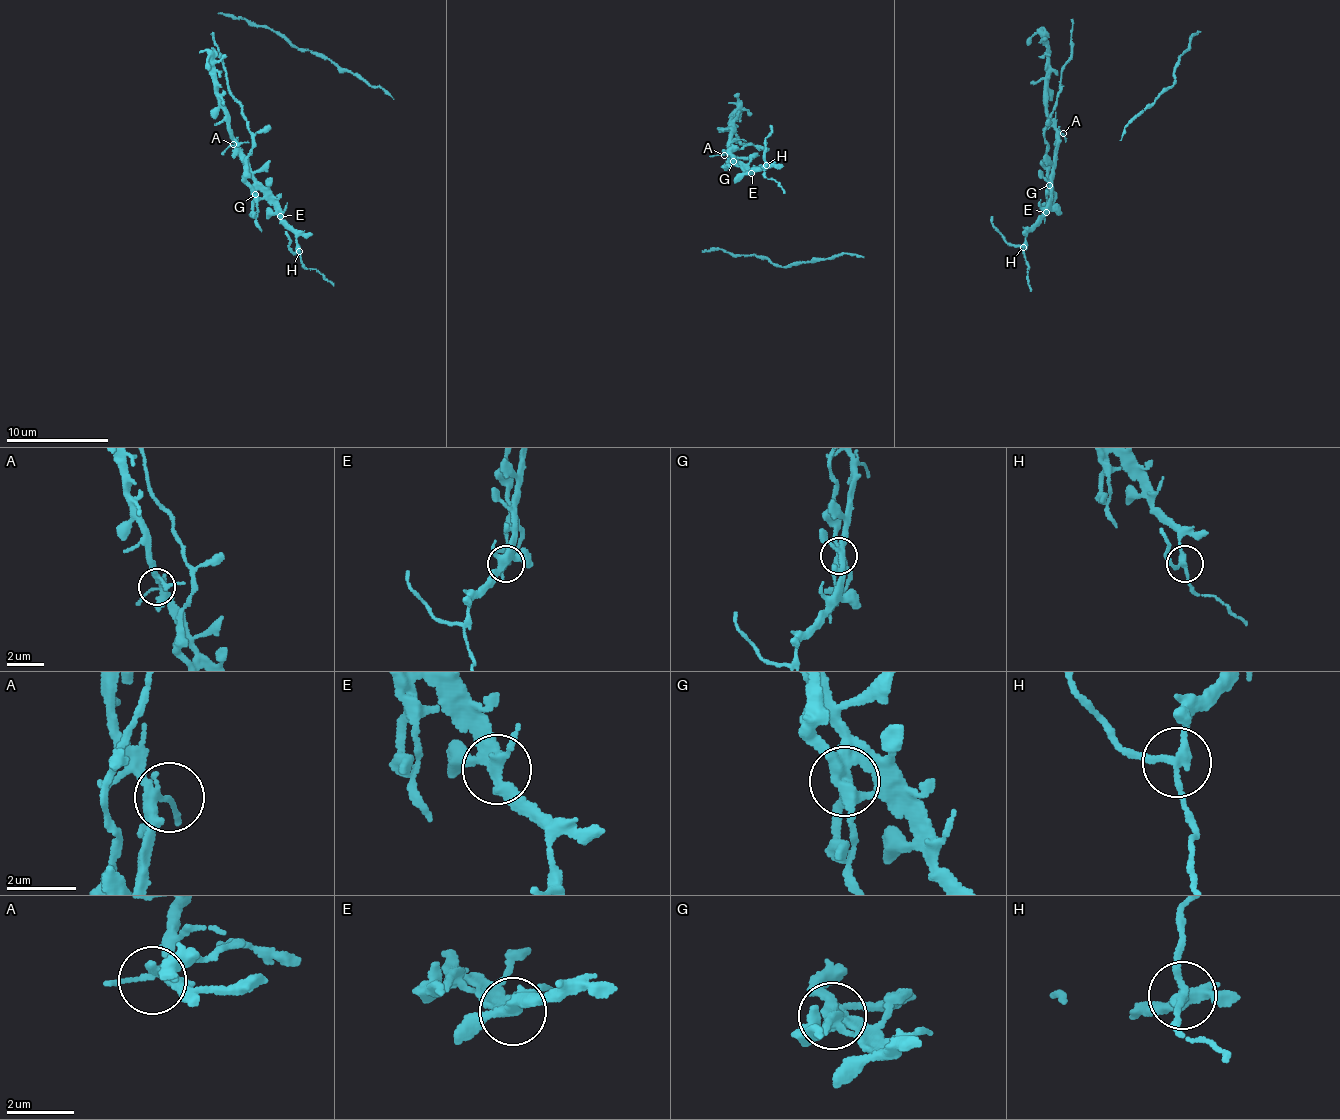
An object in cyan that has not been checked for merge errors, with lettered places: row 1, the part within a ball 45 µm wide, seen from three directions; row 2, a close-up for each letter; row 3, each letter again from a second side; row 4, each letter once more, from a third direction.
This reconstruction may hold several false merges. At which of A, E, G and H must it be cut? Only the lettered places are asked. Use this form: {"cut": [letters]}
{"cut": ["G", "H"]}

